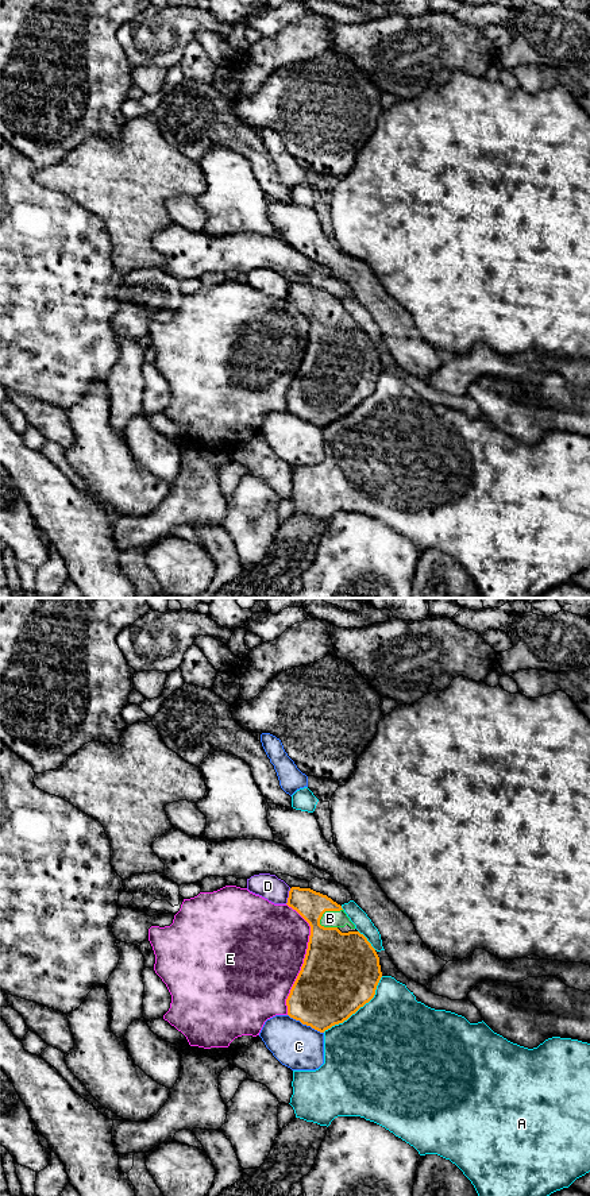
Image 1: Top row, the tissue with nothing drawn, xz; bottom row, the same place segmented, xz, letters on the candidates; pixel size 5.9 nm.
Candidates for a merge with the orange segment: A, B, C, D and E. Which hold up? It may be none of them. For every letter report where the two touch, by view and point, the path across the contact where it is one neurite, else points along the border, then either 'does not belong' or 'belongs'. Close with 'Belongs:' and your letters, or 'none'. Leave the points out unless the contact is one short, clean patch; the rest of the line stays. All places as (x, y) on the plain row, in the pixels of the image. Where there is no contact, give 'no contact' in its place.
A: xz (358, 404) | does not belong
B: xz (327, 305) | belongs
C: xz (305, 419) | does not belong
D: xz (289, 292) | along xz (290, 284), (285, 298) | does not belong
E: xz (304, 354) | does not belong
Belongs: B

